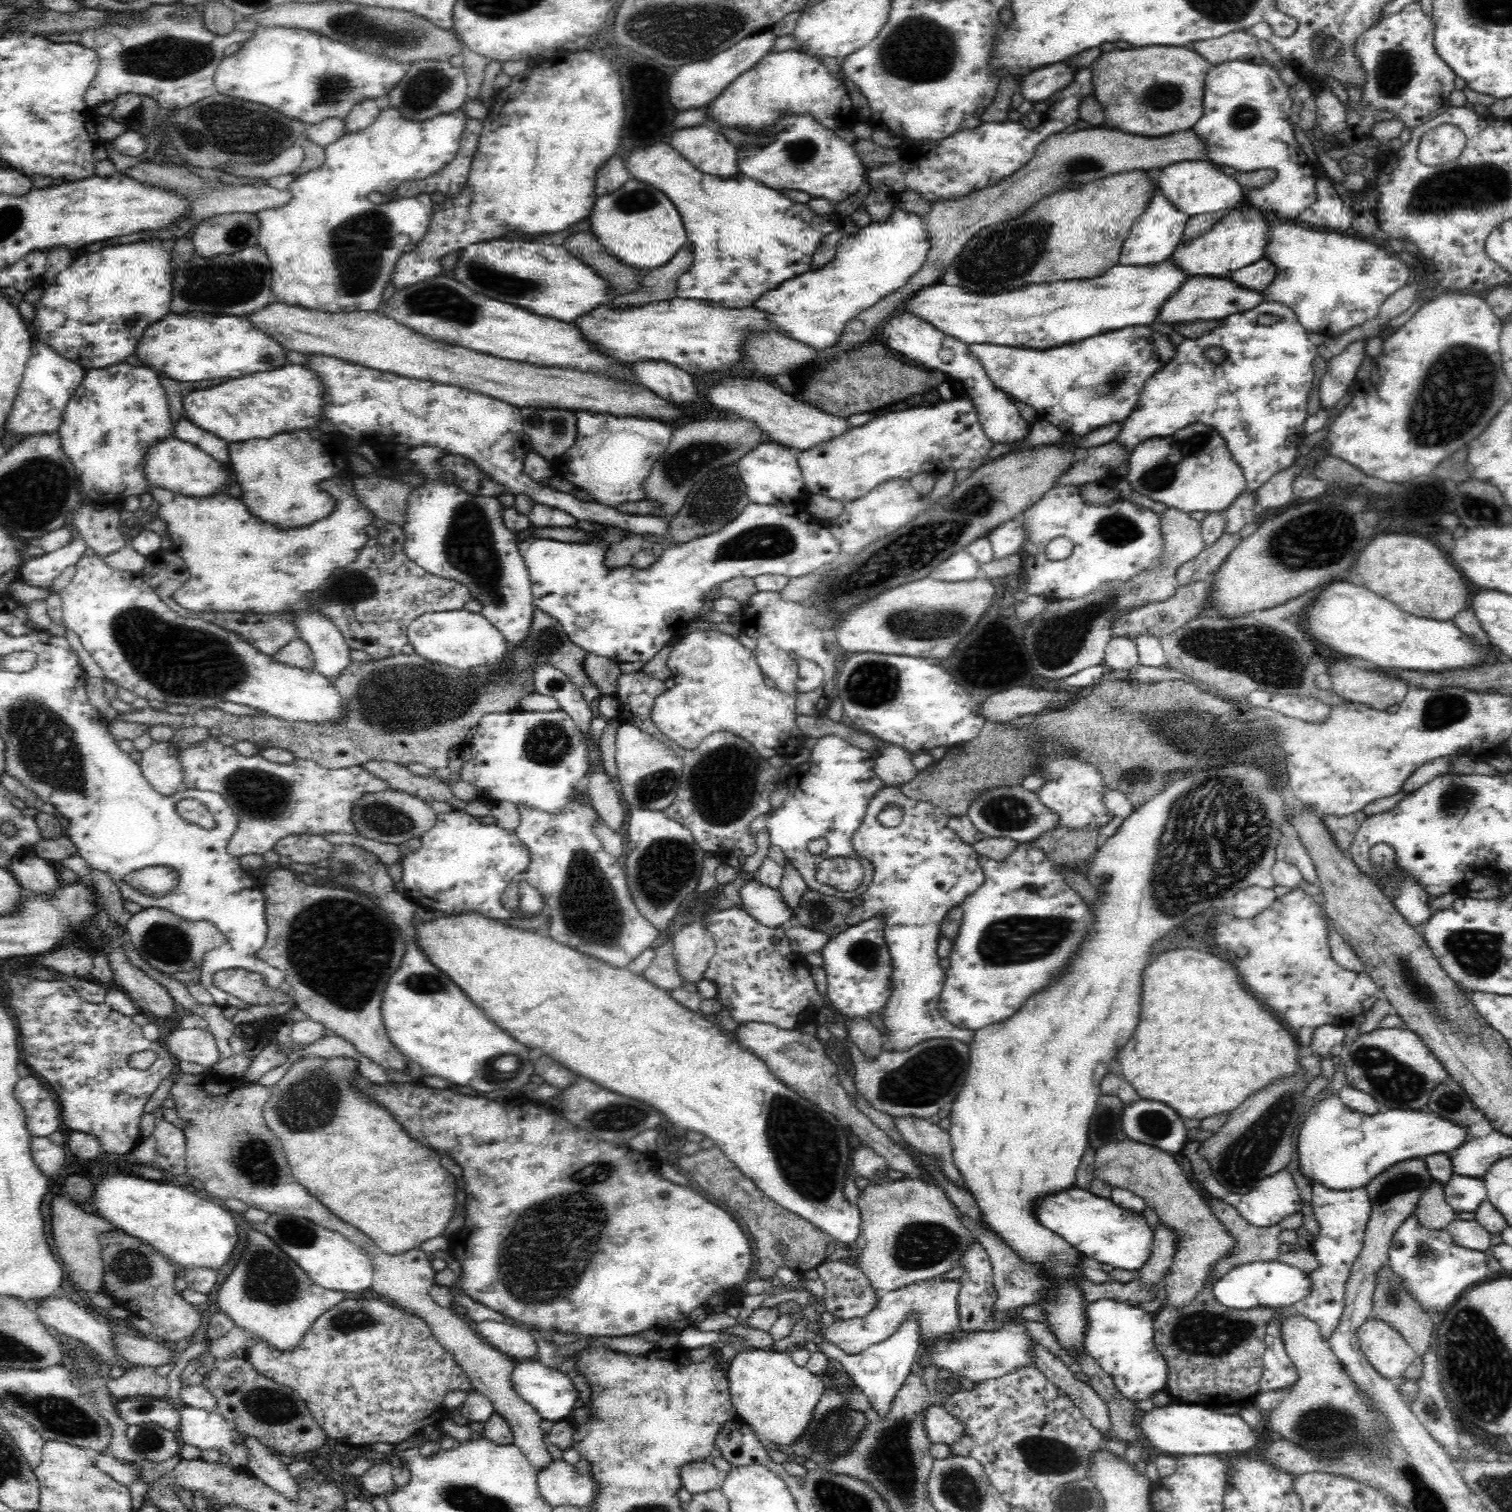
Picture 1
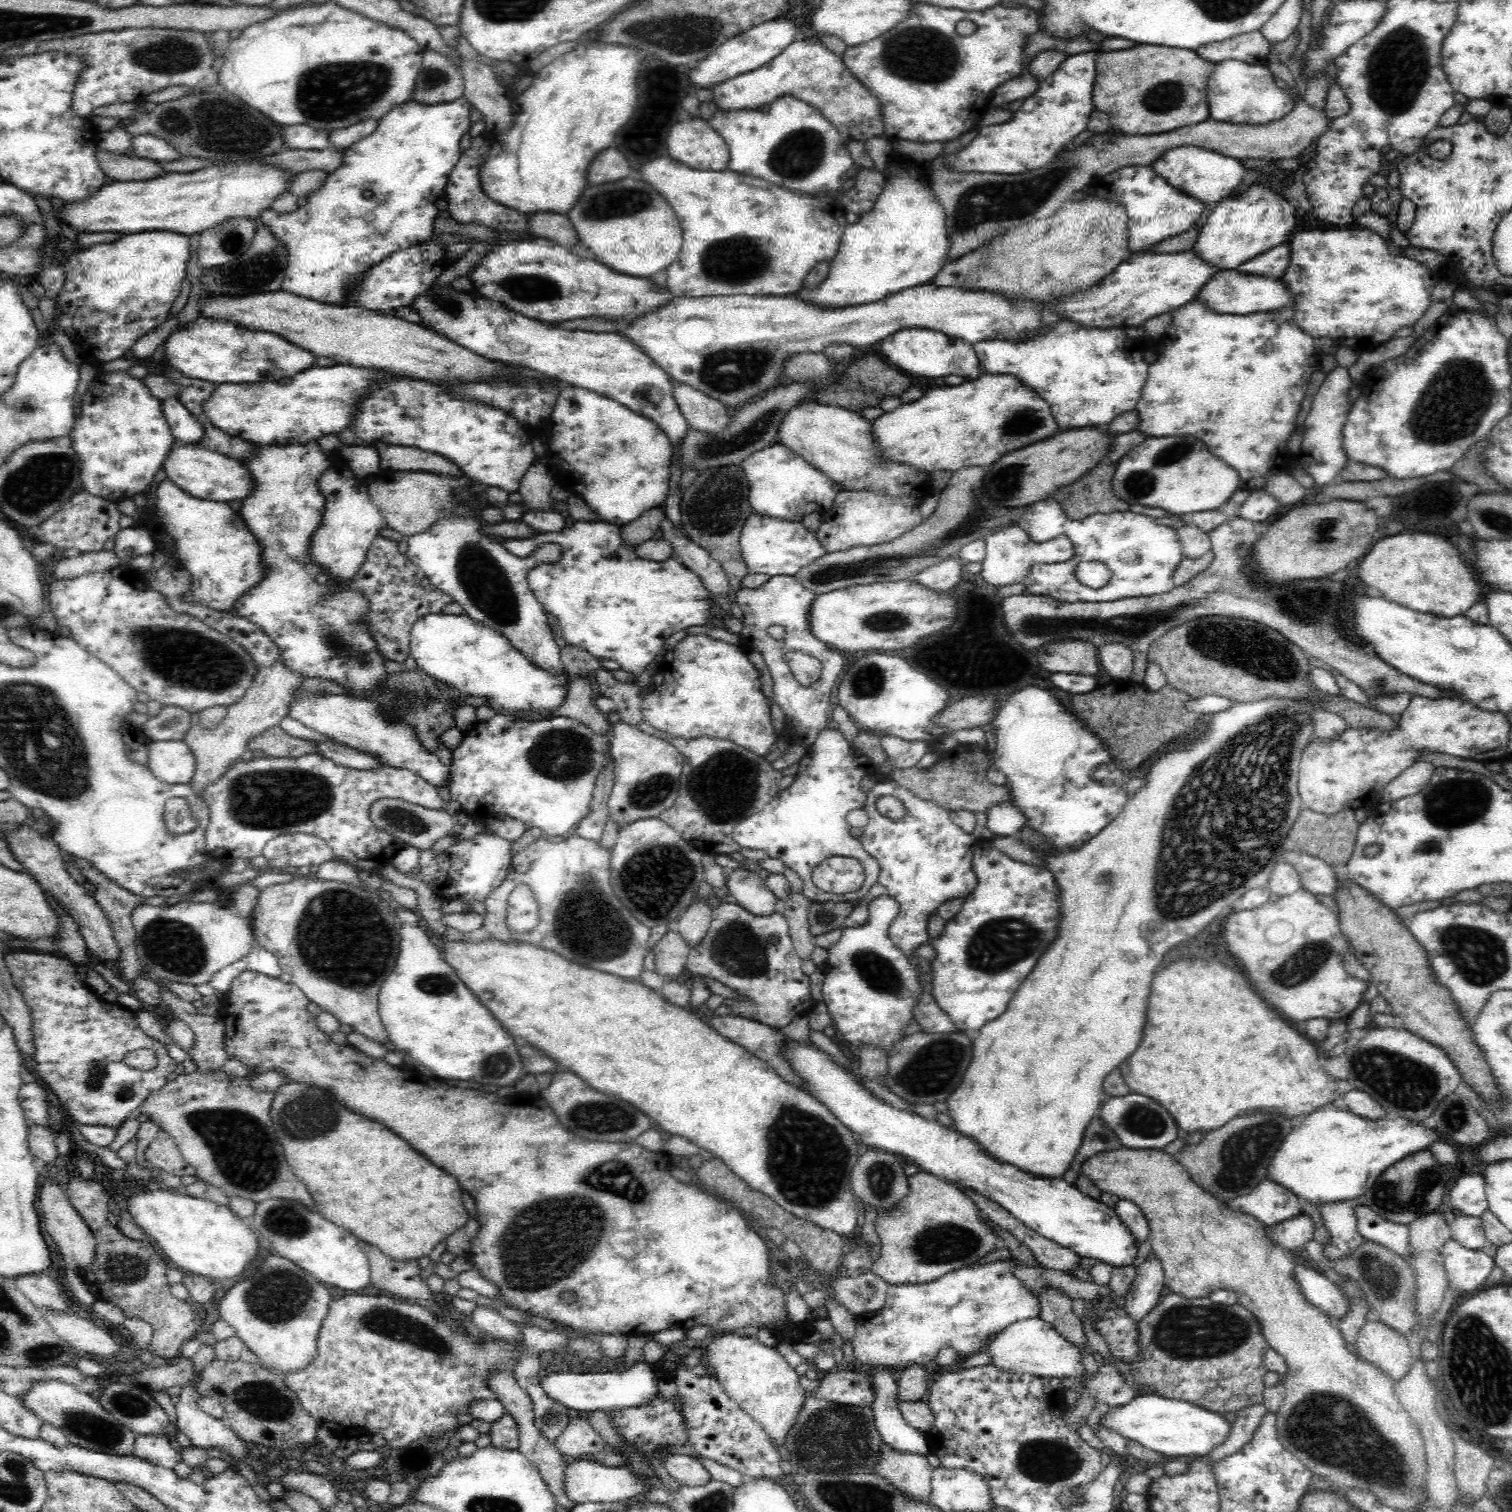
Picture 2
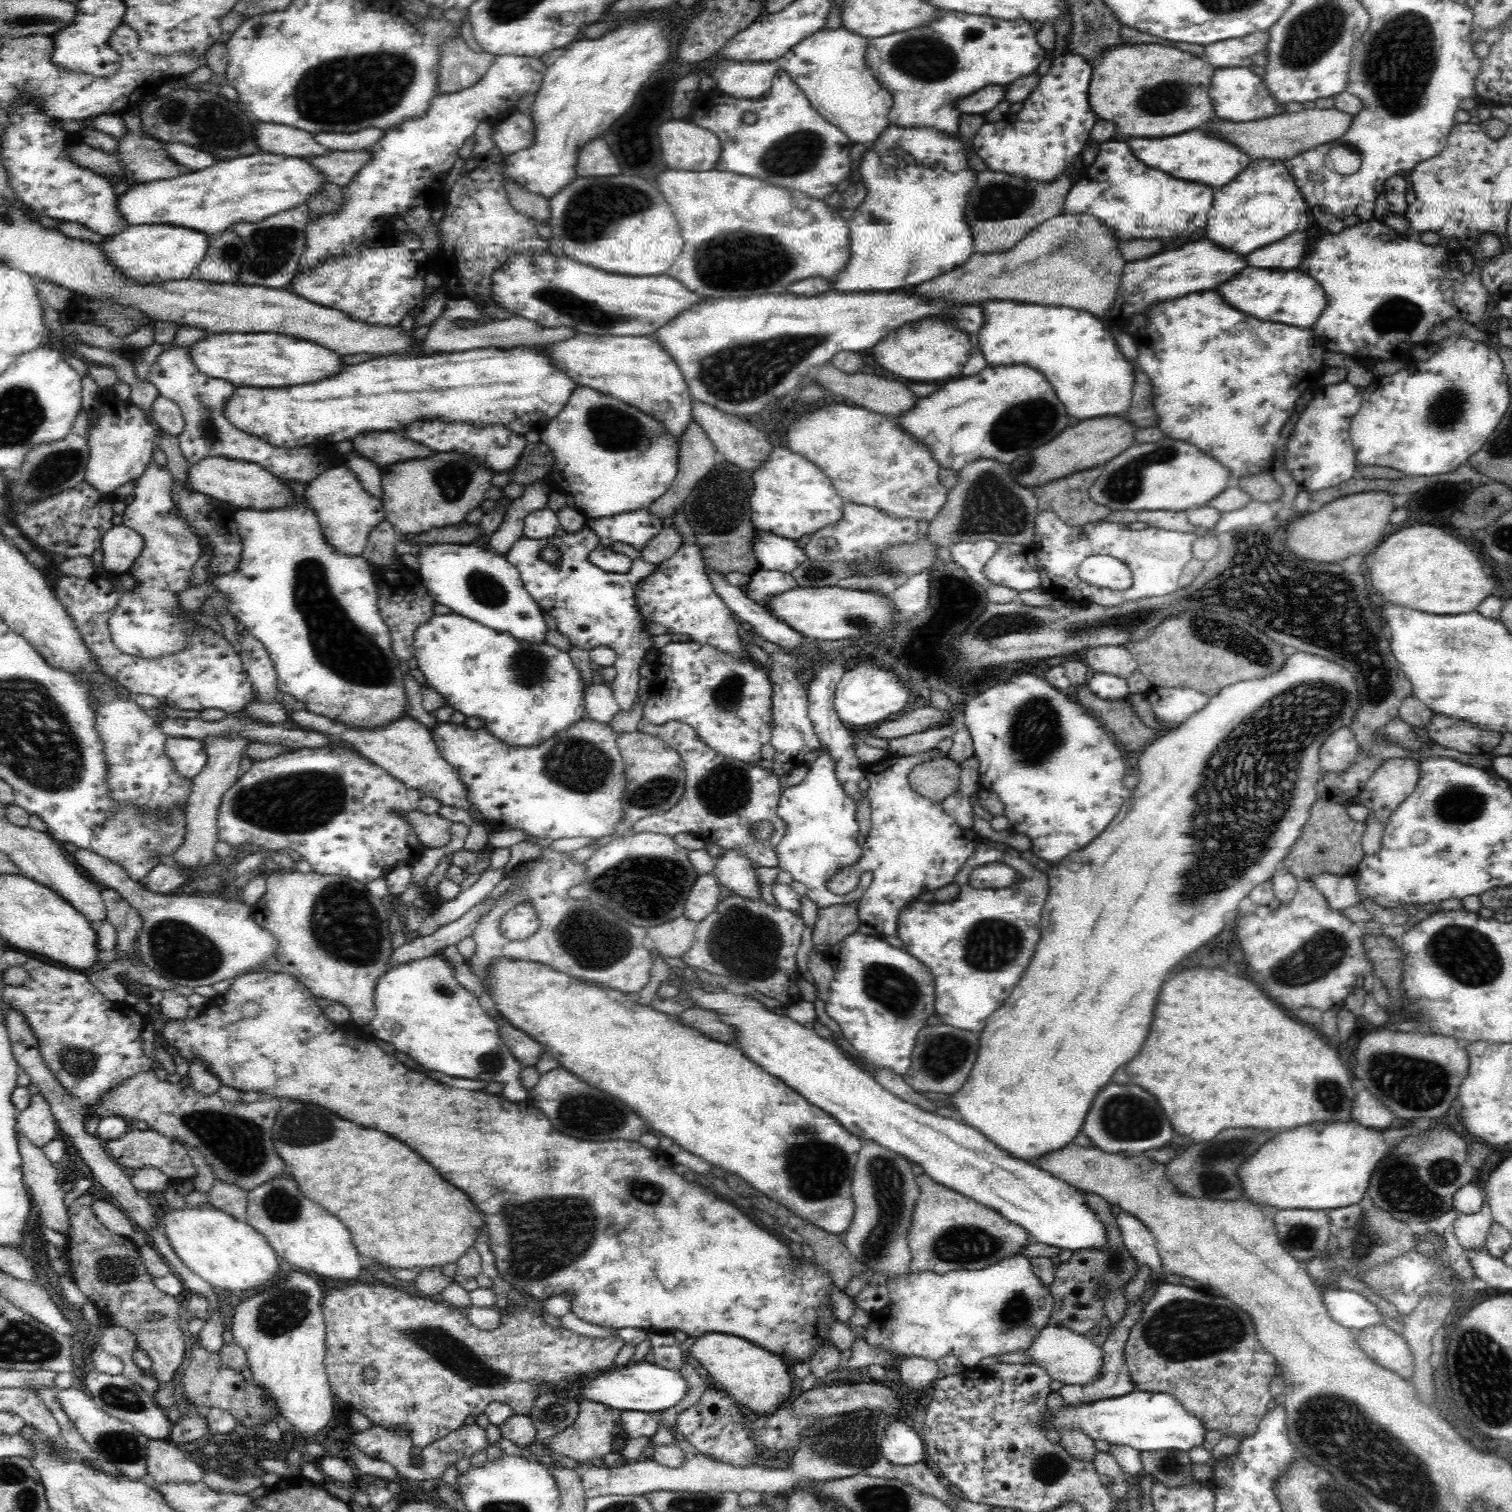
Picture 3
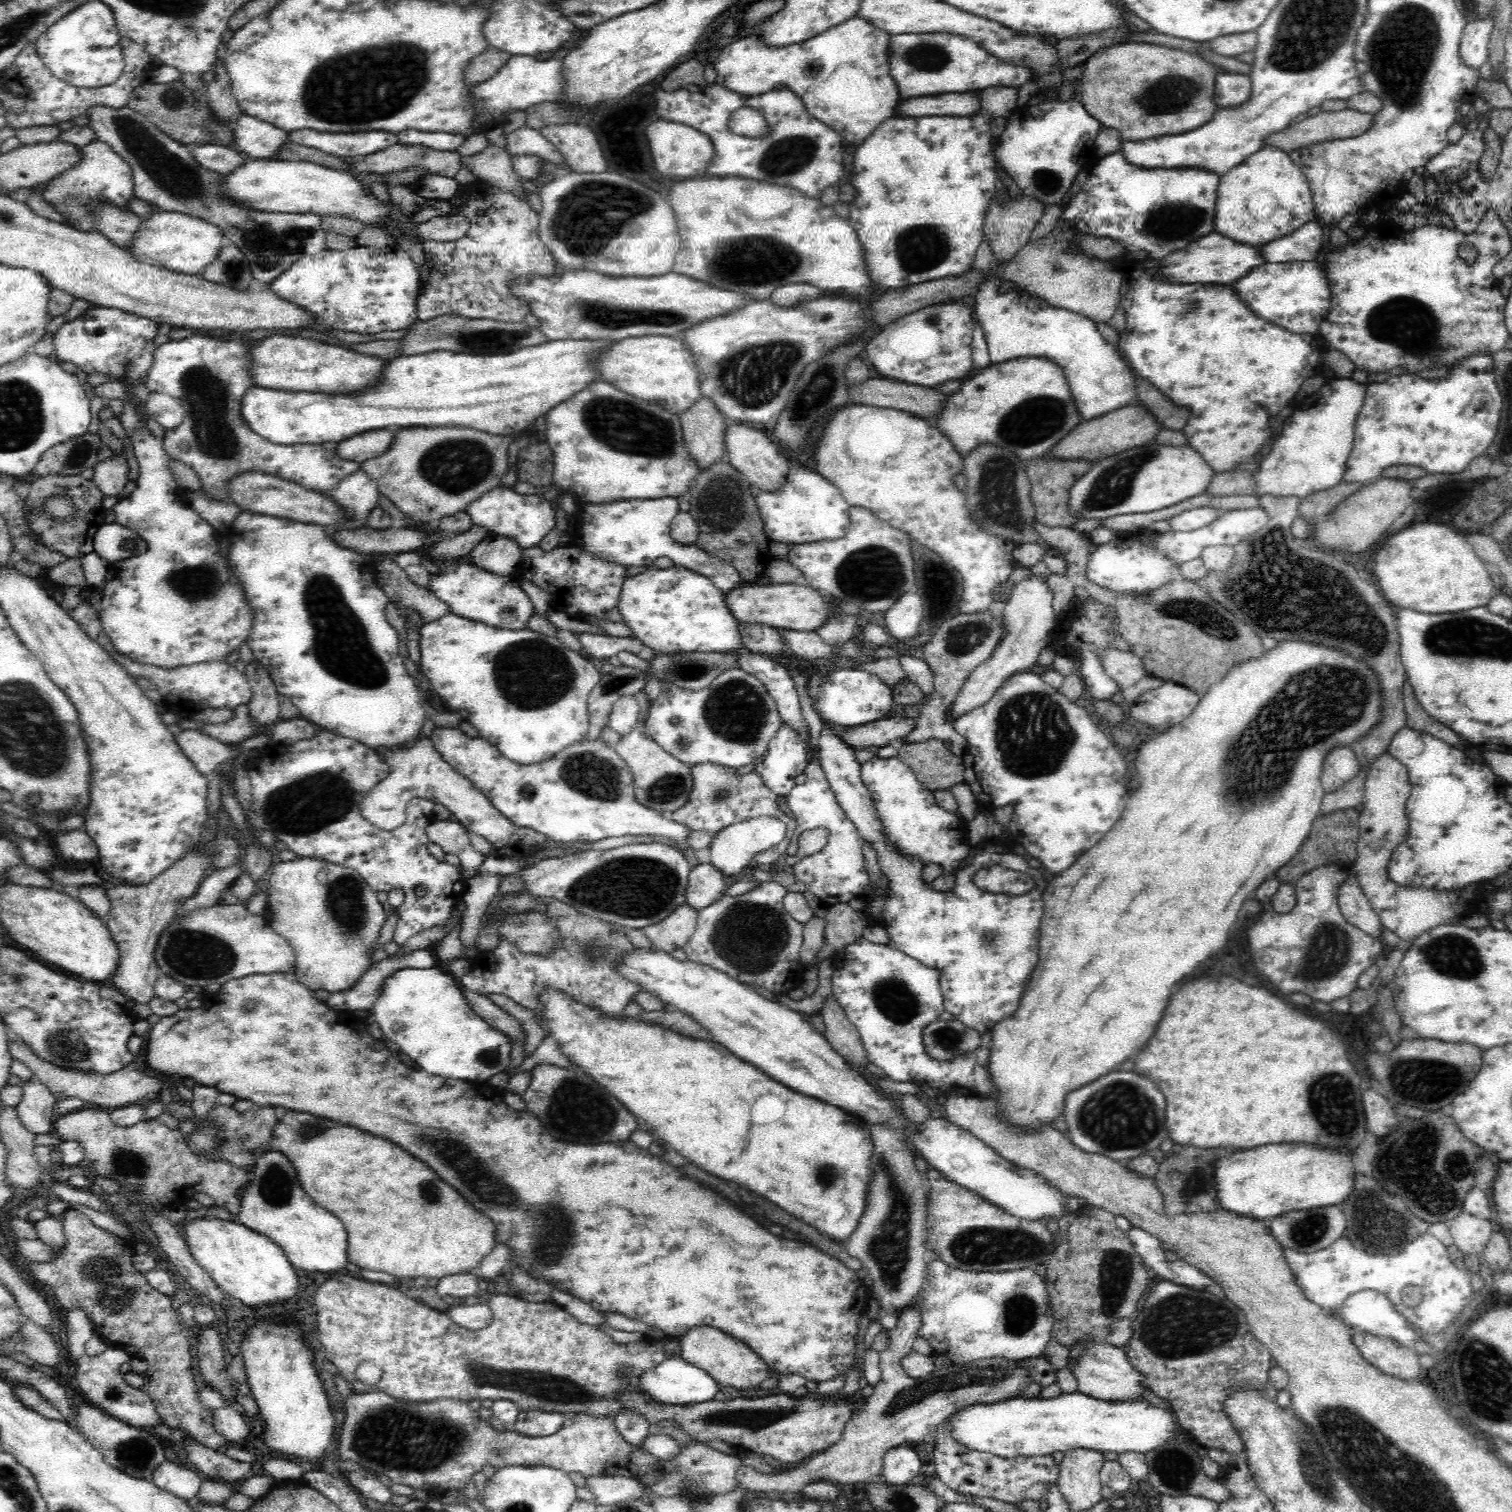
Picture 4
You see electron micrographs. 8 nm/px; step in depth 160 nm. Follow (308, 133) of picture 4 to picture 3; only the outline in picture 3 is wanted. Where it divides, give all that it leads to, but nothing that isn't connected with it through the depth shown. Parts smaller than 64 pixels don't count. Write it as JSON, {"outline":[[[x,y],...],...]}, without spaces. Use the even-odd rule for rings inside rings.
{"outline":[[[364,128],[360,132],[352,133],[314,133],[312,137],[316,143],[329,148],[331,151],[354,152],[368,151],[384,134],[385,132],[380,128]]]}

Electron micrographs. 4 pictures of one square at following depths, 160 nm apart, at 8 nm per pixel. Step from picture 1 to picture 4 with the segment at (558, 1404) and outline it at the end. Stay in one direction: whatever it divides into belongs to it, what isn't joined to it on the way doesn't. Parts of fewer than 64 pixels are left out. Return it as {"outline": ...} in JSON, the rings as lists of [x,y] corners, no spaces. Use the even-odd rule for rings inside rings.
{"outline":[[[670,1352],[664,1362],[656,1365],[656,1368],[648,1369],[642,1373],[637,1386],[641,1387],[641,1394],[645,1395],[650,1402],[662,1404],[698,1404],[713,1399],[720,1388],[716,1382],[706,1372],[688,1361],[685,1361],[680,1355]]]}

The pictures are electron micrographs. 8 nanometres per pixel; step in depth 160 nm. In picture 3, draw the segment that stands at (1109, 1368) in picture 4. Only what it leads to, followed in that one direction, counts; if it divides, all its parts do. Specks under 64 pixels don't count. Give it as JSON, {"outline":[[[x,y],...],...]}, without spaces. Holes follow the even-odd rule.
{"outline":[[[1048,1324],[1037,1333],[1037,1337],[1029,1347],[1026,1356],[1032,1358],[1032,1365],[1044,1368],[1051,1376],[1051,1380],[1060,1380],[1063,1384],[1086,1386],[1101,1379],[1103,1346],[1097,1345],[1085,1335]]]}

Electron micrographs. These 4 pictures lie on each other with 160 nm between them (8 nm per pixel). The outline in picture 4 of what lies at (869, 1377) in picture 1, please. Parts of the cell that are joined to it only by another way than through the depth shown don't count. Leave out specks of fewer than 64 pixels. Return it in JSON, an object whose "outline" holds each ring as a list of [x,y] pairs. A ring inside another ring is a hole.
{"outline":[[[897,1445],[890,1448],[883,1458],[880,1477],[893,1485],[908,1485],[918,1476],[922,1463],[912,1447]]]}

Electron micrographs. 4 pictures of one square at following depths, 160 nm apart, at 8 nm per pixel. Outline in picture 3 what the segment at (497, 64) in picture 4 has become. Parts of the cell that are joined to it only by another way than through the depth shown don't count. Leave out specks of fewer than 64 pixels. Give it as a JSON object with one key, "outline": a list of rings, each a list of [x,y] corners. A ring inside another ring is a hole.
{"outline":[[[452,38],[440,49],[440,93],[454,93],[474,87],[496,60],[496,56],[488,52],[476,53],[462,38]]]}

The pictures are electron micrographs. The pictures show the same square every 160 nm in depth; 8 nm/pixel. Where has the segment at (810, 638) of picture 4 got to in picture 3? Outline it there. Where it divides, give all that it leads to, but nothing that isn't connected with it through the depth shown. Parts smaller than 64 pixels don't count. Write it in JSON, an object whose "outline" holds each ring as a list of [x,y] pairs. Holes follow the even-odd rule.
{"outline":[[[709,570],[709,574],[716,592],[726,602],[730,611],[740,617],[743,622],[752,624],[753,630],[768,642],[777,644],[783,649],[804,645],[805,640],[812,642],[800,632],[796,632],[790,625],[769,614],[765,606],[758,605],[747,598],[741,587],[728,584],[722,573],[717,574]]]}

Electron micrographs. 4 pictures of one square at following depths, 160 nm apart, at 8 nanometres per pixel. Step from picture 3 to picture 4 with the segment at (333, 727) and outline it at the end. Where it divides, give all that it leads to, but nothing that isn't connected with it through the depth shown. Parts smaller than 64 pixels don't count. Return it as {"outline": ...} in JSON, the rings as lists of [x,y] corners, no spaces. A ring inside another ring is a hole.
{"outline":[[[422,734],[412,745],[397,746],[396,749],[378,748],[377,753],[381,755],[381,758],[389,766],[389,775],[368,791],[368,794],[363,796],[359,807],[364,820],[376,825],[379,829],[391,831],[392,829],[398,828],[401,824],[404,824],[405,808],[408,806],[409,800],[420,797],[431,800],[433,803],[443,804],[452,815],[456,816],[456,820],[467,828],[470,834],[478,835],[490,843],[492,855],[496,857],[516,857],[522,859],[522,866],[520,866],[520,871],[522,872],[524,872],[525,869],[532,868],[533,865],[539,863],[540,860],[551,857],[548,856],[550,852],[558,852],[559,850],[564,853],[564,855],[580,852],[575,846],[568,847],[564,843],[551,840],[548,836],[542,835],[541,832],[534,831],[532,828],[517,827],[514,823],[505,819],[505,817],[496,810],[496,807],[493,806],[490,799],[484,796],[484,794],[480,792],[480,789],[474,786],[471,780],[457,773],[432,746],[432,741]]]}

